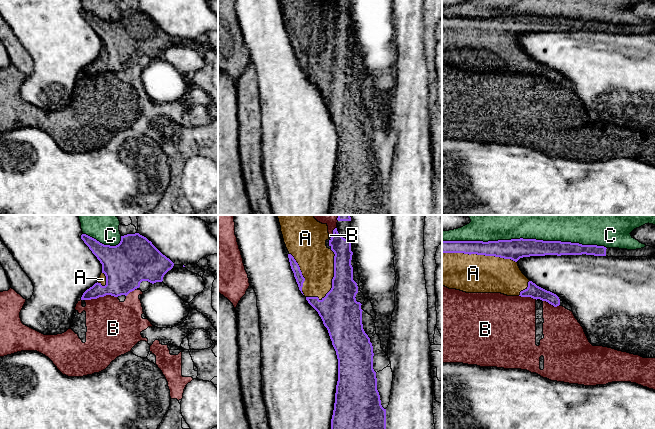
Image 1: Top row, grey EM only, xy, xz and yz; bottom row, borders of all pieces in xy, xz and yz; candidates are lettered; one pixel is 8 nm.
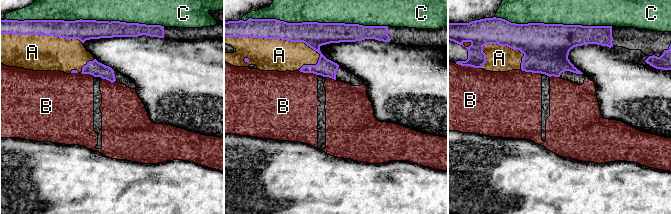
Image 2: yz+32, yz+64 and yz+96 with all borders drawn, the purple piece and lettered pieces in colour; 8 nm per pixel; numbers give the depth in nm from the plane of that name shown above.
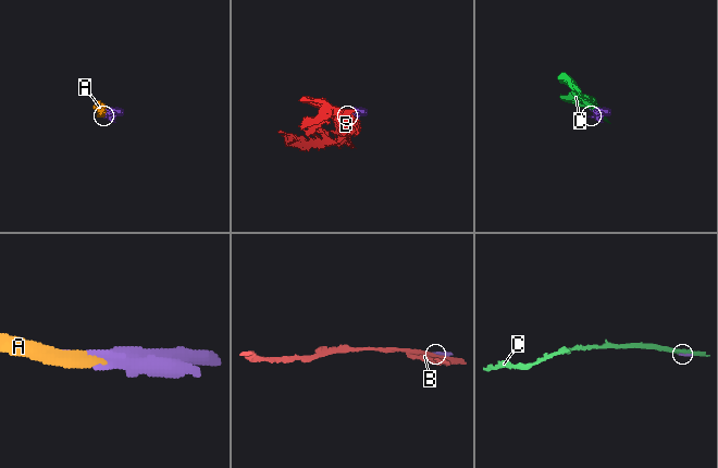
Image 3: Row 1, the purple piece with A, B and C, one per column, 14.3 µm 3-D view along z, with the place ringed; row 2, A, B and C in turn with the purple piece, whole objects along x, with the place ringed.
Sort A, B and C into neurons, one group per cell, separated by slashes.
A / B / C

